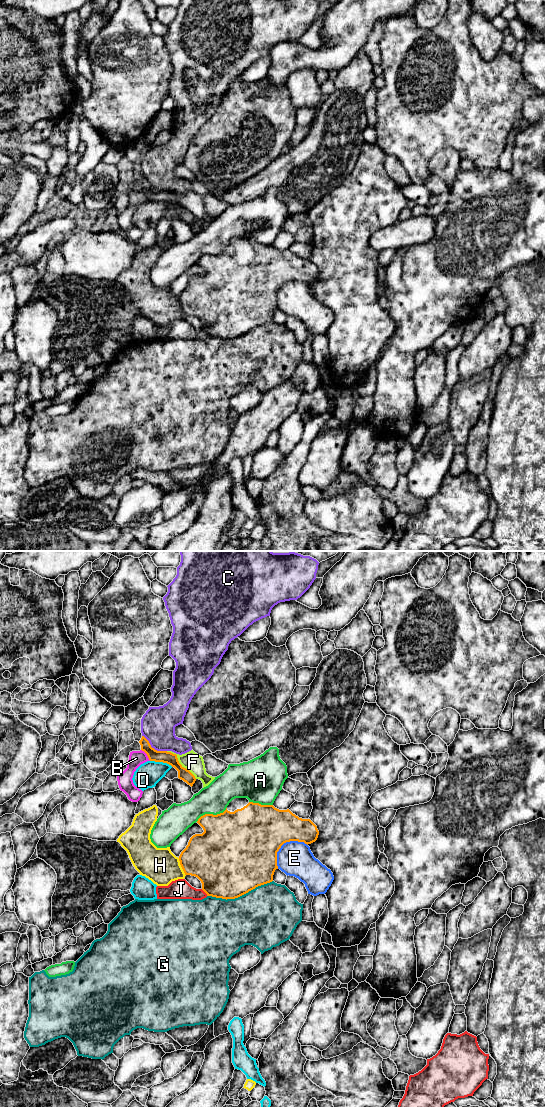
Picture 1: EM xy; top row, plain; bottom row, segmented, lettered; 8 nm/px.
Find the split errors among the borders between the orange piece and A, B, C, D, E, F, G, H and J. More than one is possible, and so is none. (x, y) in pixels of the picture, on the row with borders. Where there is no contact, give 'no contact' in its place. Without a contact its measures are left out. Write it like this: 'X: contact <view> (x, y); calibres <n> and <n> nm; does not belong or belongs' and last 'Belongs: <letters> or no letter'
A: contact xy (211, 814); calibres 440 and 240 nm; does not belong
B: contact xy (147, 755); calibres 100 and 120 nm; does not belong
C: contact xy (153, 748); calibres 100 and 280 nm; does not belong
D: contact xy (161, 761); calibres 100 and 200 nm; does not belong
E: contact xy (283, 843); calibres 480 and 280 nm; does not belong
F: contact xy (178, 762); calibres 100 and 150 nm; does not belong
G: contact xy (239, 896); calibres 500 and 460 nm; does not belong
H: contact xy (181, 866); calibres 400 and 280 nm; does not belong
J: contact xy (204, 891); calibres 460 and 160 nm; does not belong
Belongs: no letter

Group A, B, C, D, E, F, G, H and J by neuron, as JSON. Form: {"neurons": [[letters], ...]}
{"neurons": [["A"], ["B", "C"], ["D"], ["E"], ["F"], ["G"], ["H"], ["J"]]}

